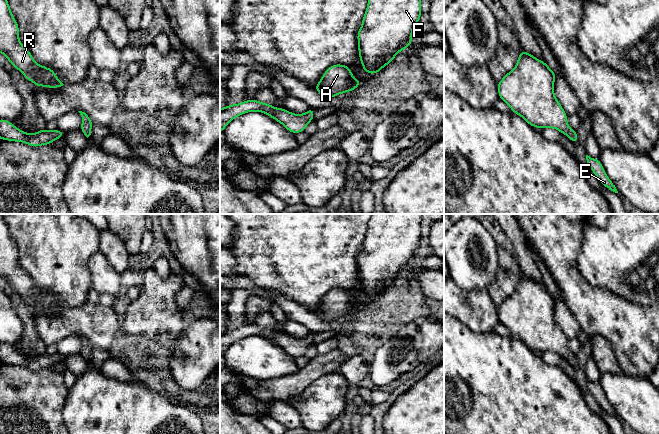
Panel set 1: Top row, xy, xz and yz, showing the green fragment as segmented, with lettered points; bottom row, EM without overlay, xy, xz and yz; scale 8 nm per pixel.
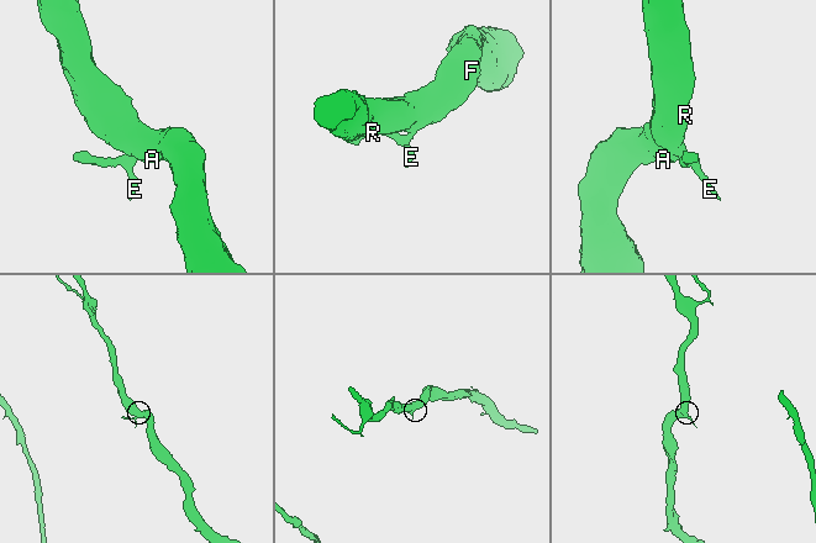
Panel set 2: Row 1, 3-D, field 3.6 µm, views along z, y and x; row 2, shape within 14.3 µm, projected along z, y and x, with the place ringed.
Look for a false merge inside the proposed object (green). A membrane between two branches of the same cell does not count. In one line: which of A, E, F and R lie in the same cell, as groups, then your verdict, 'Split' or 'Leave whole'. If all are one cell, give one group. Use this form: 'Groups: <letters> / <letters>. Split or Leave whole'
Groups: A E F R. Leave whole

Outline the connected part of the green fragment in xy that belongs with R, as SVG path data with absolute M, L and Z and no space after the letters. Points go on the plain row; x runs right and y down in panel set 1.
M0 214L0 277L18 293L29 306L57 313L64 308L51 292L37 288L32 278L19 264L19 251L13 240L4 214Z

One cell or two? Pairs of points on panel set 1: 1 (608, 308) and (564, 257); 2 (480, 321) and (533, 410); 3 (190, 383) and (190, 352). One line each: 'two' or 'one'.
1: one
2: two
3: one

